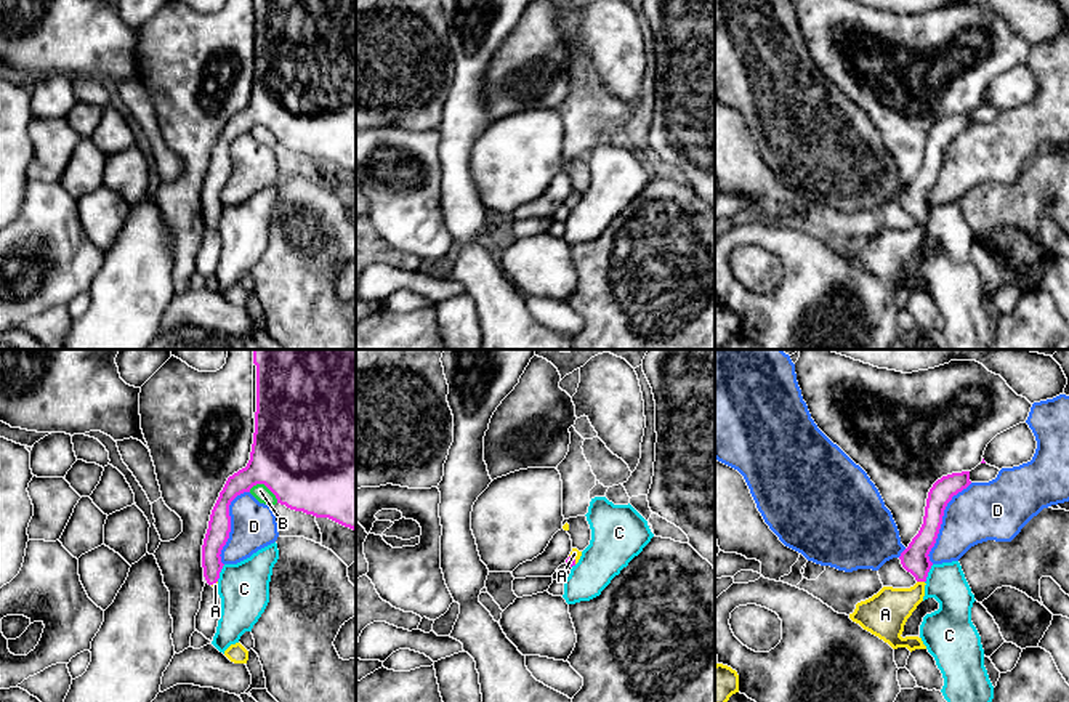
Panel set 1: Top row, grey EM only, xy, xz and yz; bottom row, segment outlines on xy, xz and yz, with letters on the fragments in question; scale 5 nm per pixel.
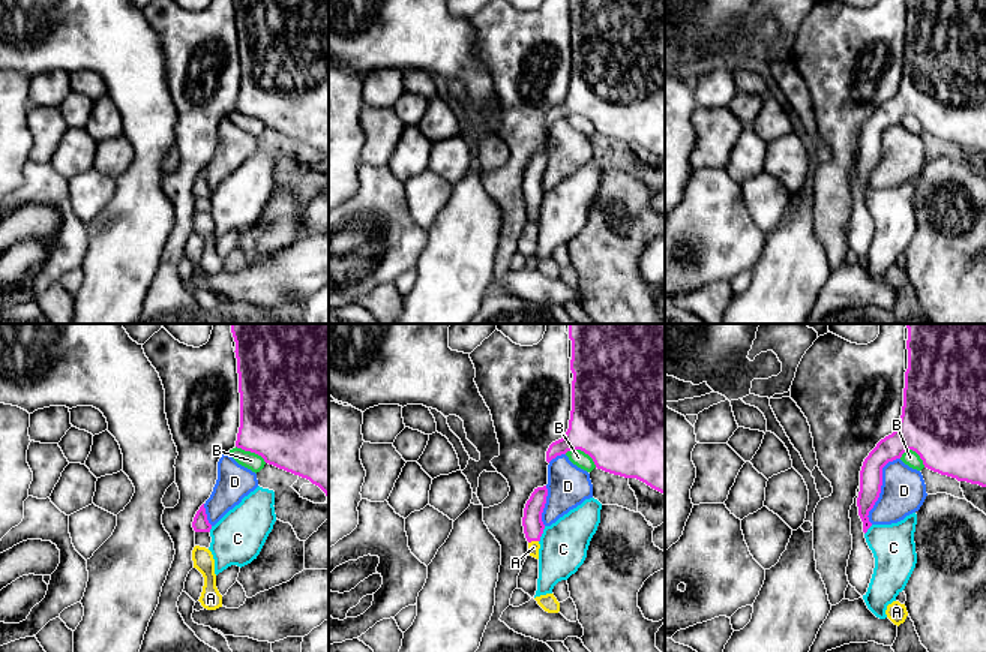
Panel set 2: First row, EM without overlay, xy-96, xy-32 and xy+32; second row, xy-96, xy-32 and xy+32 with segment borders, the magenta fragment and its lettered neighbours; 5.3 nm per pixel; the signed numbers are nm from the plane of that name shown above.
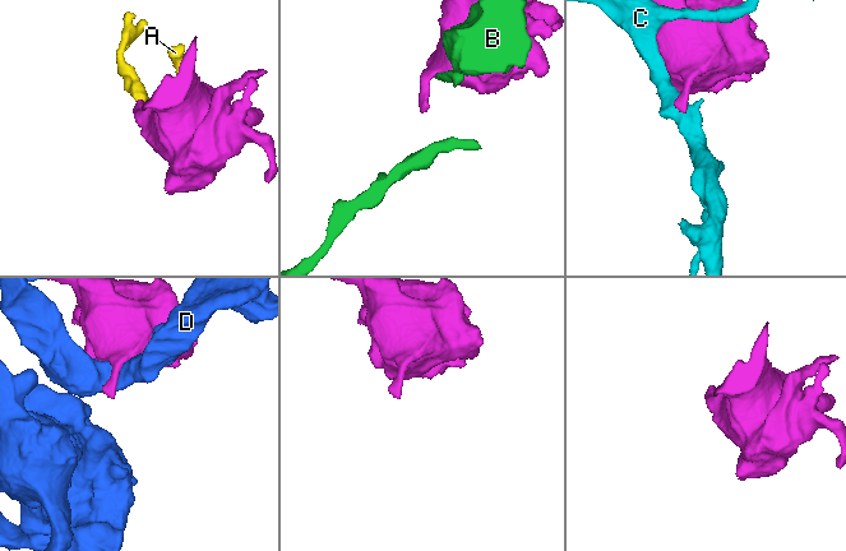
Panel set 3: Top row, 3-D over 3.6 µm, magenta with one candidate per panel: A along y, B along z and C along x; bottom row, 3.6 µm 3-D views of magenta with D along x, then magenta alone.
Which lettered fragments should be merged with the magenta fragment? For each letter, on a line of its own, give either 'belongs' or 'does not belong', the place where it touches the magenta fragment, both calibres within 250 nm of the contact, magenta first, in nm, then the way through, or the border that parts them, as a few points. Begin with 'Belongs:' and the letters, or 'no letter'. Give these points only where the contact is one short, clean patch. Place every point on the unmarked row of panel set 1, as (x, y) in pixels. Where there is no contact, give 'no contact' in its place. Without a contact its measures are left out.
Belongs: A
A: belongs | yz (920, 221) | 140/220 nm | across yz (915, 201), (920, 221), (904, 242), (885, 255)
B: does not belong | xy (265, 125) | 500/80 nm
C: does not belong | yz (927, 215) | 140/200 nm
D: does not belong | yz (941, 162) | 140/300 nm

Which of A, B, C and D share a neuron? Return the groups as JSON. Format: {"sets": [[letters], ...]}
{"sets": [["A"], ["B"], ["C"], ["D"]]}

